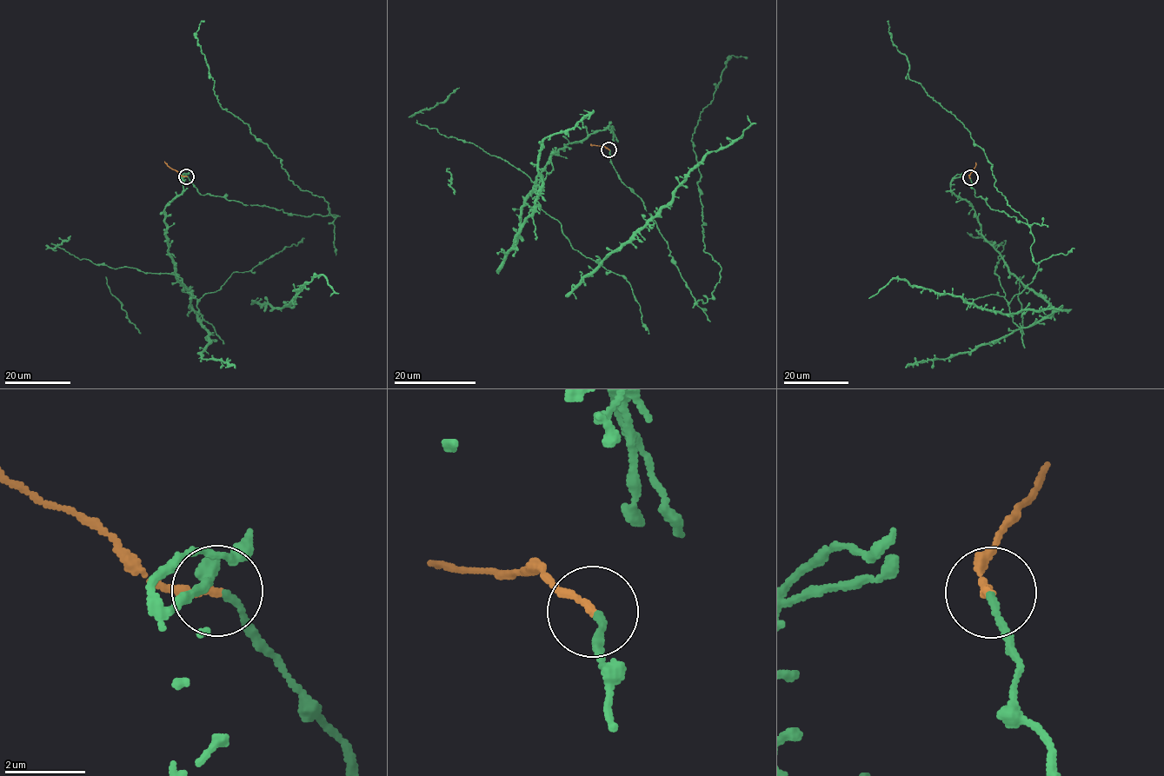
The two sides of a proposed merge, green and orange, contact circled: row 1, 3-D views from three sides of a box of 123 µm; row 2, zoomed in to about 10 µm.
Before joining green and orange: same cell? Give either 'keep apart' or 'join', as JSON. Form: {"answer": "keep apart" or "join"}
{"answer": "join"}

